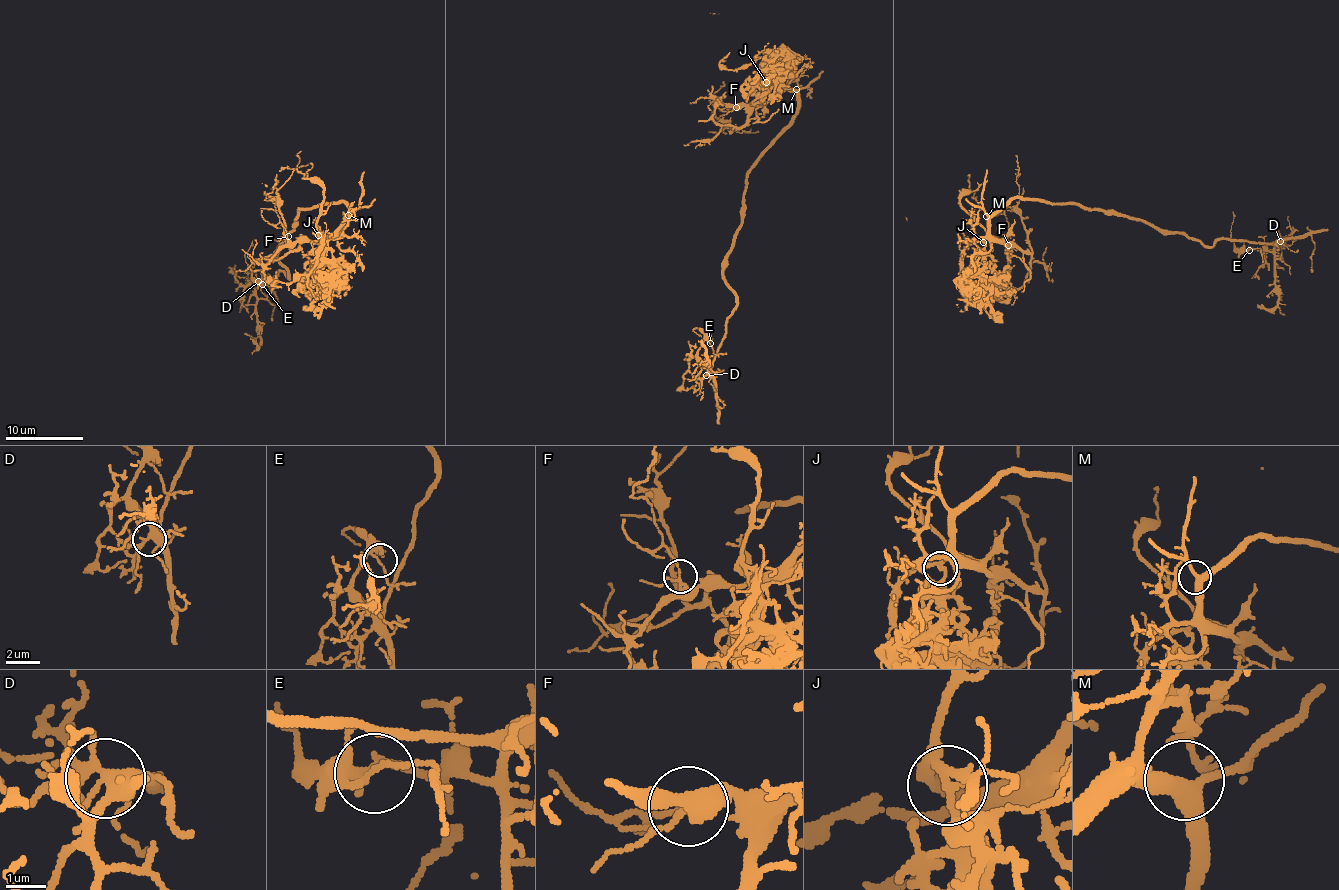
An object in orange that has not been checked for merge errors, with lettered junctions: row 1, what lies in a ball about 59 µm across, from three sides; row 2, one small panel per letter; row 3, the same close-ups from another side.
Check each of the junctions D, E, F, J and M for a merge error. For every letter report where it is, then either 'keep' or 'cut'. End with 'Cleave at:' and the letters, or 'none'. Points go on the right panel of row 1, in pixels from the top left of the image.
D: at (1280, 241); keep
E: at (1249, 250); keep
F: at (1008, 245); keep
J: at (983, 242); cut
M: at (986, 216); keep
Cleave at: J

